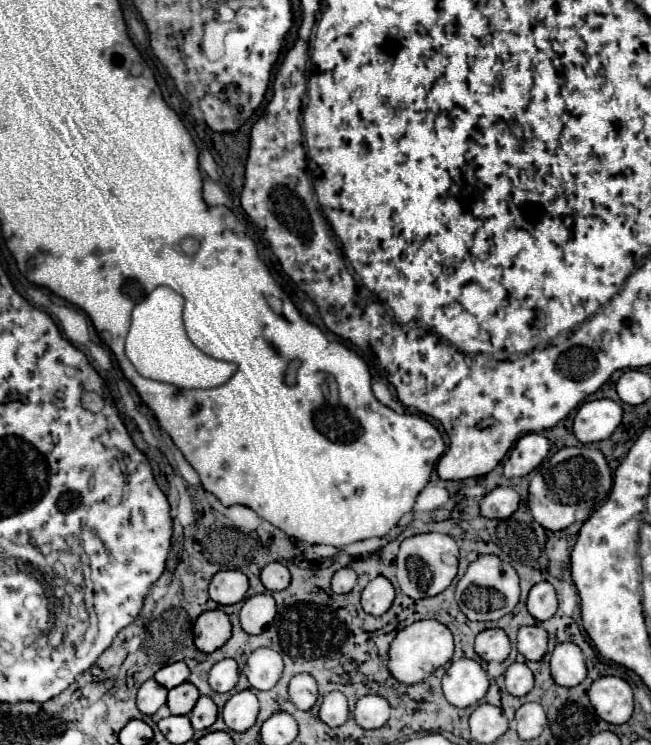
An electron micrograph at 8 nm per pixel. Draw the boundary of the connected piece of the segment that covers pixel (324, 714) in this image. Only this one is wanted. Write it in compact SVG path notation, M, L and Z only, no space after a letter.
M330 692L320 706L320 720L332 728L342 726L348 720L348 702L342 692Z

